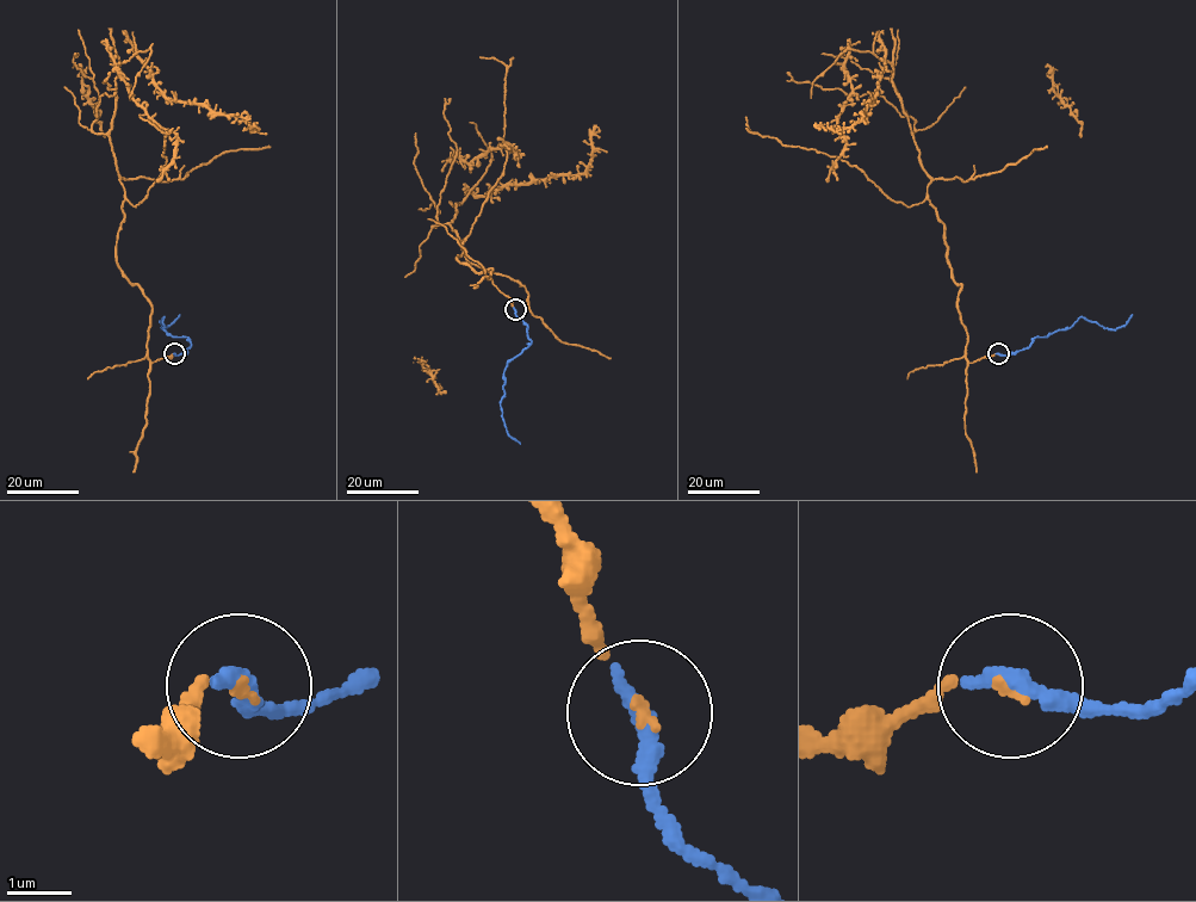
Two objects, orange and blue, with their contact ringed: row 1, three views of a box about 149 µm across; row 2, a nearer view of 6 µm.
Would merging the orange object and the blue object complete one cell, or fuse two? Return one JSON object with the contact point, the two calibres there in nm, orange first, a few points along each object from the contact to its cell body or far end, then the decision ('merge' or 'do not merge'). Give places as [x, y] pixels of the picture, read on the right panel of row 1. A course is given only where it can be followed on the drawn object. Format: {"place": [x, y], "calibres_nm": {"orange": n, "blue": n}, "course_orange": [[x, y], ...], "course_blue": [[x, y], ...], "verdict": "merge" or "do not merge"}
{"place": [998, 353], "calibres_nm": {"orange": 100, "blue": 360}, "course_orange": [[998, 353], [966, 357], [961, 285], [893, 66], [874, 53], [885, 51], [863, 116], [842, 130], [820, 129]], "course_blue": [[998, 353], [1005, 356], [1027, 348], [1038, 337], [1066, 329], [1080, 316], [1115, 329], [1122, 327], [1132, 314]], "verdict": "merge"}

